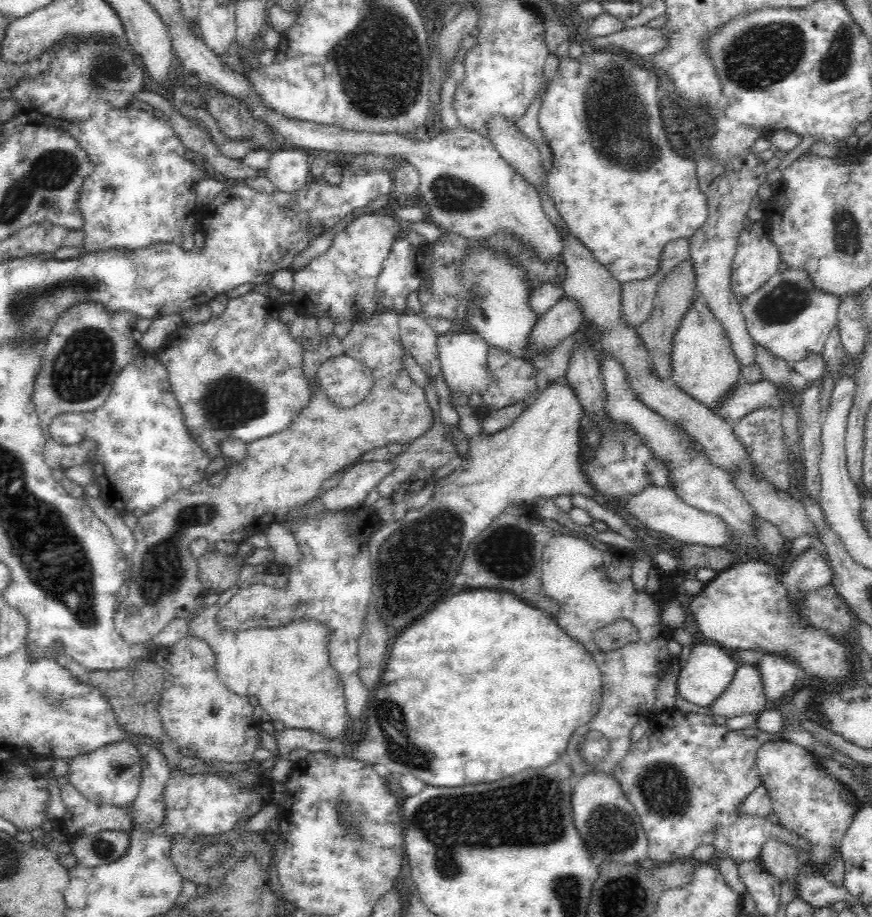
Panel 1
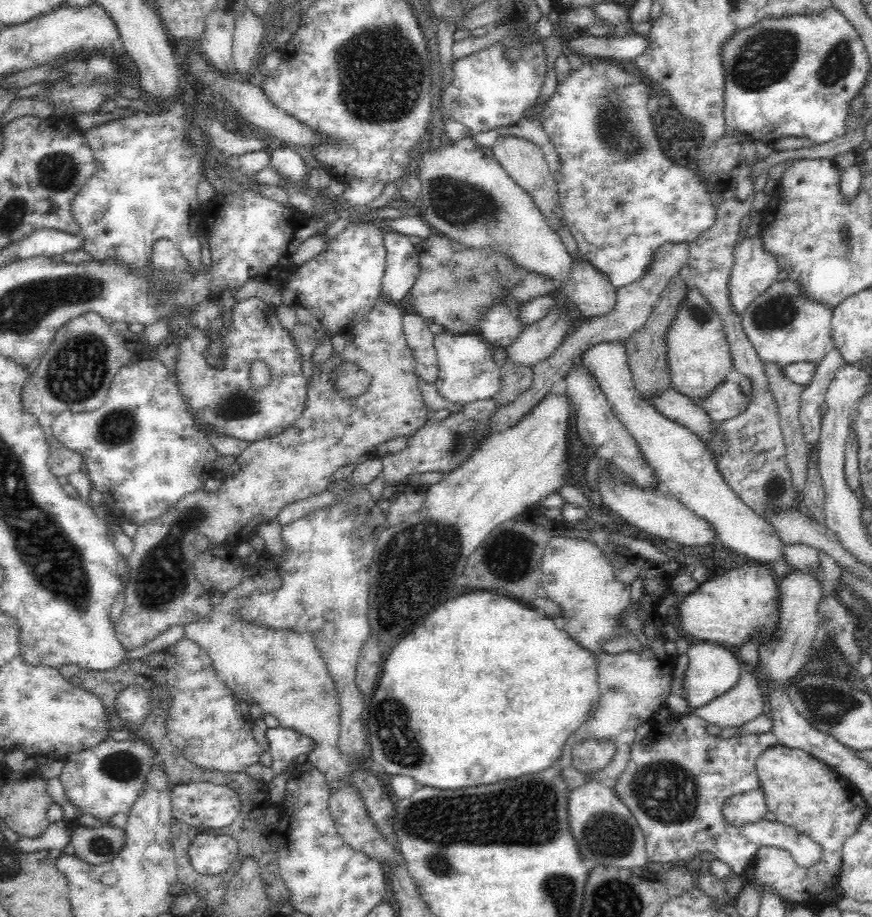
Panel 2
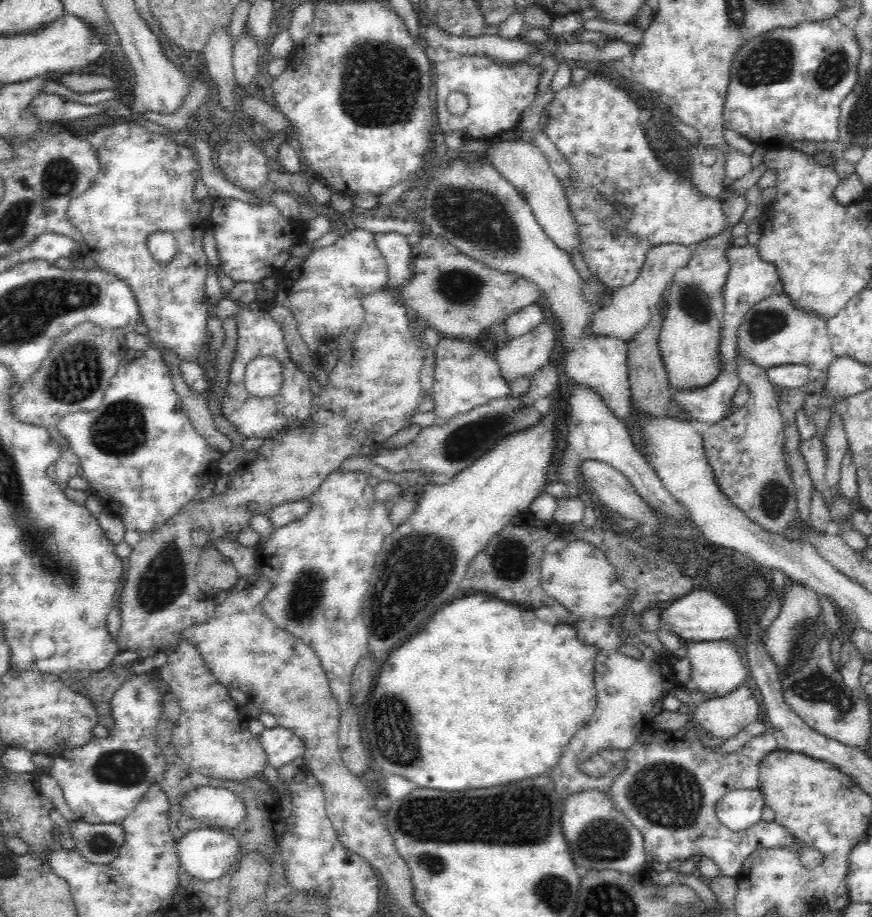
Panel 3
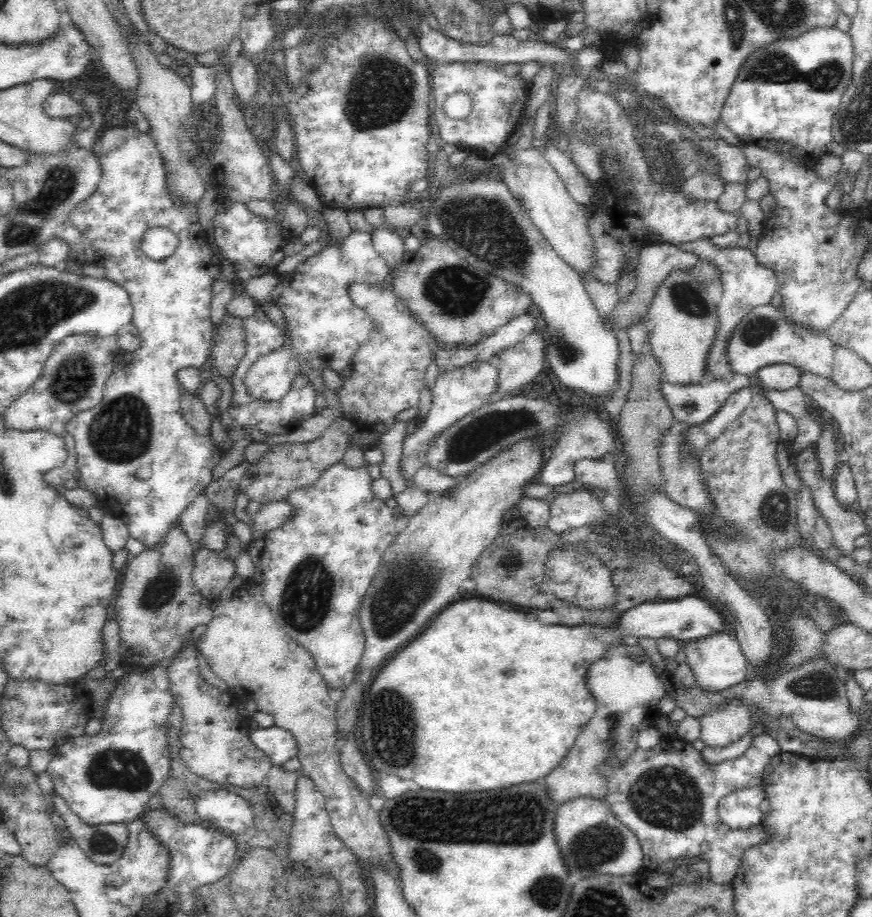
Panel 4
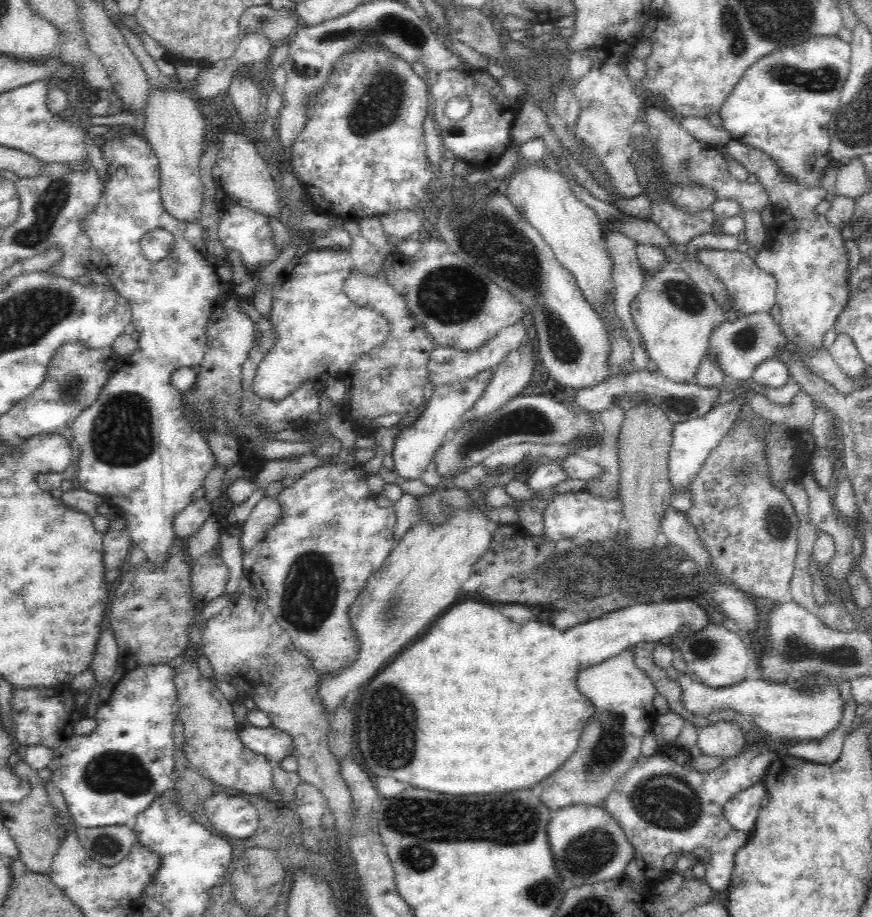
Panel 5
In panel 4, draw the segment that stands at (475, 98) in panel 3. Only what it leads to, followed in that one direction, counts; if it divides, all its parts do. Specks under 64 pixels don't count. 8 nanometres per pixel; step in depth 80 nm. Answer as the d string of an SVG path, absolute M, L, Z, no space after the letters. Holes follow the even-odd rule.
M483 62L438 63L433 71L430 88L433 90L432 97L434 98L435 108L432 111L439 126L439 138L445 144L453 144L458 150L465 150L470 152L470 154L474 153L485 159L492 158L509 144L510 135L519 124L522 117L522 108L526 106L526 100L528 100L528 85L522 84L522 78L519 75L514 77L507 76L502 69L494 69ZM455 92L467 92L472 99L470 114L465 119L454 120L448 118L444 112L444 101Z

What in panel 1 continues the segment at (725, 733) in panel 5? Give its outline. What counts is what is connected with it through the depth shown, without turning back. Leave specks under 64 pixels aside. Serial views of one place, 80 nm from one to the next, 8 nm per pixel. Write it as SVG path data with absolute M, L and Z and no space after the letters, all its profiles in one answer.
M743 663L737 666L730 687L715 702L712 702L712 705L707 706L710 708L710 713L706 716L713 718L718 716L728 721L741 715L759 714L769 706L757 666Z

